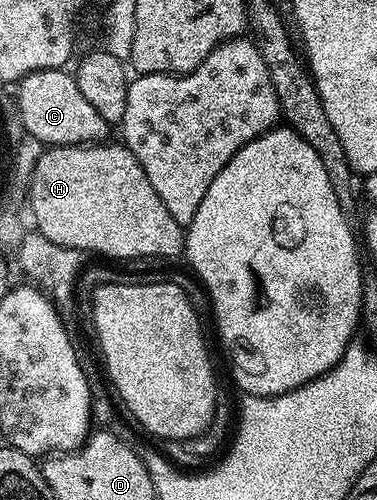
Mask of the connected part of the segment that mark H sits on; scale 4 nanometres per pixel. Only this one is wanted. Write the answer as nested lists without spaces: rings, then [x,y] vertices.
[[[123,143],[109,144],[55,145],[42,152],[27,186],[36,232],[51,239],[51,243],[79,249],[89,255],[98,253],[101,257],[118,257],[121,261],[129,261],[132,257],[180,258],[185,247],[185,229],[171,219],[171,211],[167,211],[163,199],[155,195],[151,179],[147,179],[133,152]]]

